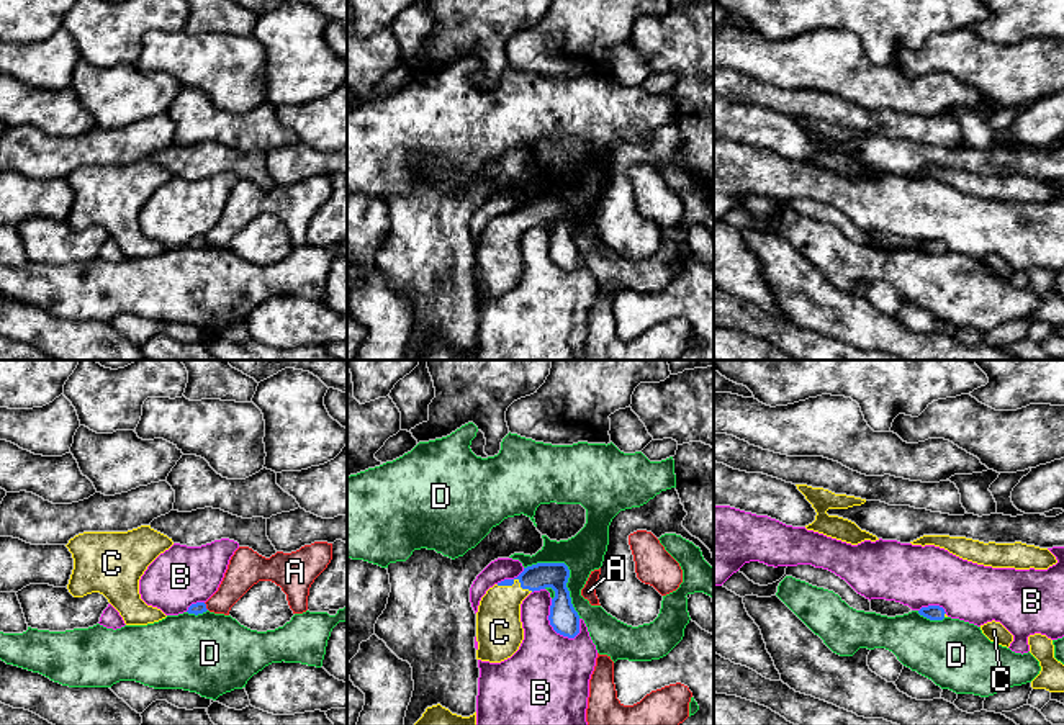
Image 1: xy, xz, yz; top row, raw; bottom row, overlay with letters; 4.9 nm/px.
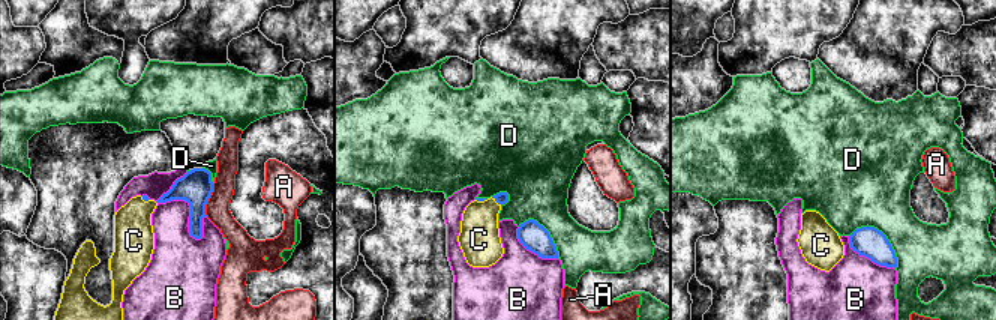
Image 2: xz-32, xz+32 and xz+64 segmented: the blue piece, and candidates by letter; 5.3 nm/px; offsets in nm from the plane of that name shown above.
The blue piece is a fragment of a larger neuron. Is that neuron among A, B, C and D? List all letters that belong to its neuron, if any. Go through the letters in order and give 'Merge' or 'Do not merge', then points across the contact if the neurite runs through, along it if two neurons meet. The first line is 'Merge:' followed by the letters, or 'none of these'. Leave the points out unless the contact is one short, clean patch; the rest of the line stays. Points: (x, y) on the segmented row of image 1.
Merge: C
A: Do not merge. Boundary: xy (203, 603), (208, 609)
B: Do not merge
C: Merge
D: Do not merge

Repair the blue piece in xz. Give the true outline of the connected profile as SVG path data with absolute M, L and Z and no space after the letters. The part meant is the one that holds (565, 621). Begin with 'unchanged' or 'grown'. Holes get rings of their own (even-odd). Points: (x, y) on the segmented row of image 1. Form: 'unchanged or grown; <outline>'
grown; M537 563L514 579L504 579L486 591L476 612L476 660L501 663L511 658L524 640L521 604L534 591L552 588L550 625L563 637L579 633L579 615L566 588L570 570L565 563Z

